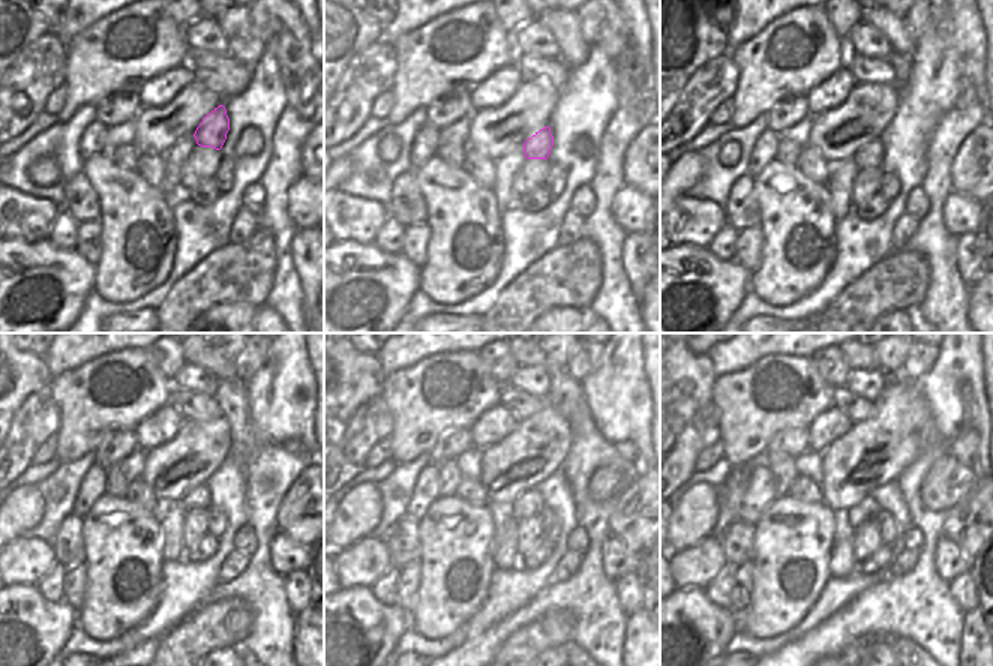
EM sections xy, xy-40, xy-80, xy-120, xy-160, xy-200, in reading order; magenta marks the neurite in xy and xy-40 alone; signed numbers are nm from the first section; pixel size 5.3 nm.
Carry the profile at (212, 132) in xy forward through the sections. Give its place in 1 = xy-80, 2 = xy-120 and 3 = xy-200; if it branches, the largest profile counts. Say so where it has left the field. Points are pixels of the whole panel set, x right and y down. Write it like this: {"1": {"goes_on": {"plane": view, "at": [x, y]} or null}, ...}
{"1": {"goes_on": {"plane": "xy-80", "at": [870, 155]}}, "2": {"goes_on": {"plane": "xy-120", "at": [197, 498]}}, "3": {"goes_on": {"plane": "xy-200", "at": [867, 509]}}}

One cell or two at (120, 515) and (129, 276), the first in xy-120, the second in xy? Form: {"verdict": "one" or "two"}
{"verdict": "one"}

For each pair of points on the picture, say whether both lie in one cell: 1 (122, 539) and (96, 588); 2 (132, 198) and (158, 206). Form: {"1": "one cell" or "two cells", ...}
{"1": "one cell", "2": "one cell"}

